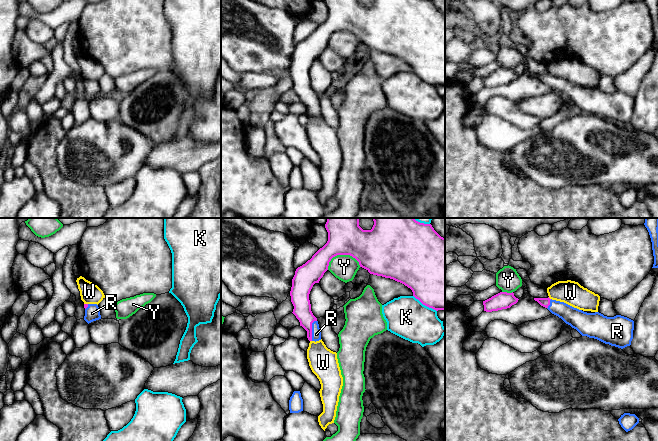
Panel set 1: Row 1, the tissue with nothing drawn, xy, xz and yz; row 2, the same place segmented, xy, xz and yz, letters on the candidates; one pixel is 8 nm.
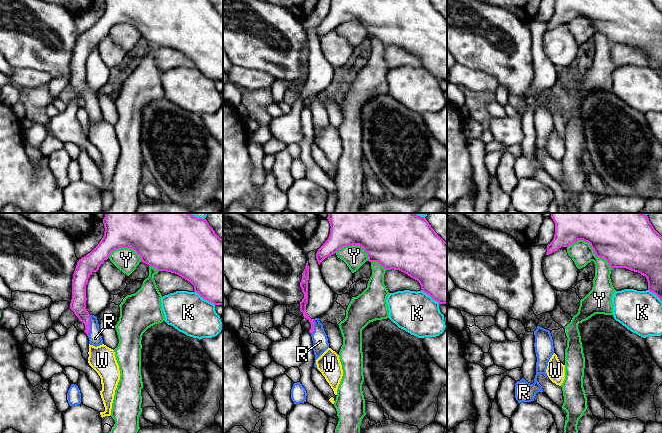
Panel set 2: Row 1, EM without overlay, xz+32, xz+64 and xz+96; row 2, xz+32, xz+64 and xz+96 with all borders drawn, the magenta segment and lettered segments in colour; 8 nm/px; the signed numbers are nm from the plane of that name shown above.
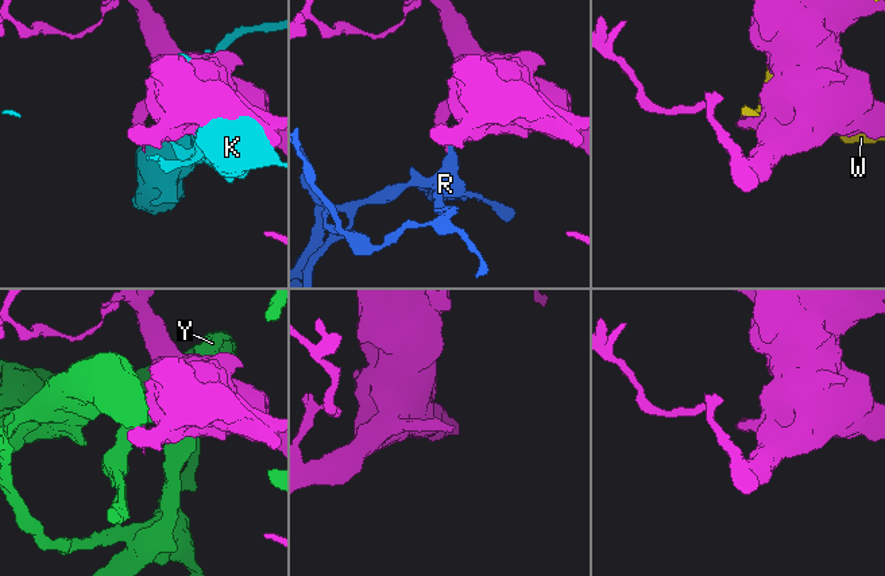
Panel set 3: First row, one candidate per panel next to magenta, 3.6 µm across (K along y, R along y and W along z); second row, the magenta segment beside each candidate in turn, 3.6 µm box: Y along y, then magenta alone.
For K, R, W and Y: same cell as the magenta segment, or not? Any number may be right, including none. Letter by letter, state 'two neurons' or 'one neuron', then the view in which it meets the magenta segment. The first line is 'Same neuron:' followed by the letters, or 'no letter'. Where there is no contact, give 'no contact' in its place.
Same neuron: R
K: two neurons; contact in xz
R: one neuron; contact in xz
W: two neurons; contact in yz
Y: two neurons; contact in xz

